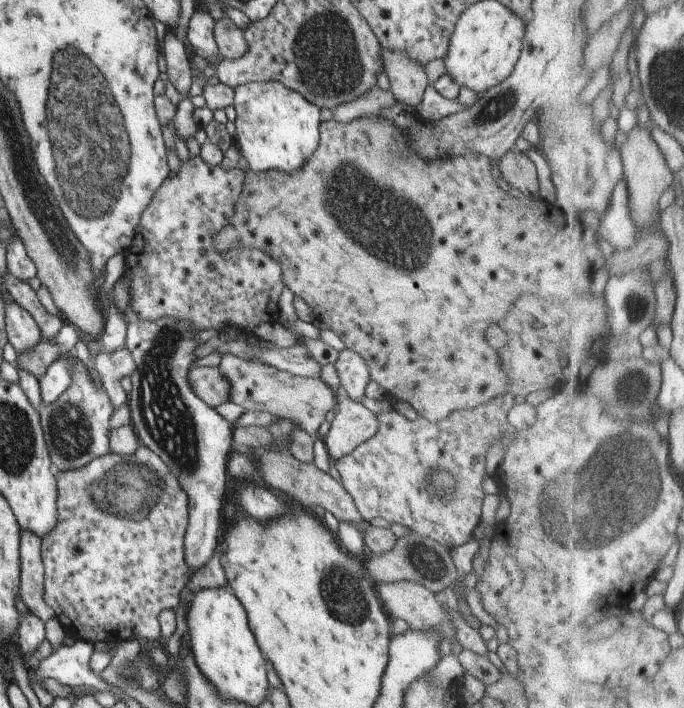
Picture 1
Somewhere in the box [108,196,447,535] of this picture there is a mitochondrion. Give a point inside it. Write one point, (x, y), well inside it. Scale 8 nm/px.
(170, 424)

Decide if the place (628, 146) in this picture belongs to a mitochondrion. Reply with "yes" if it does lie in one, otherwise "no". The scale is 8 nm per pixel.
no

